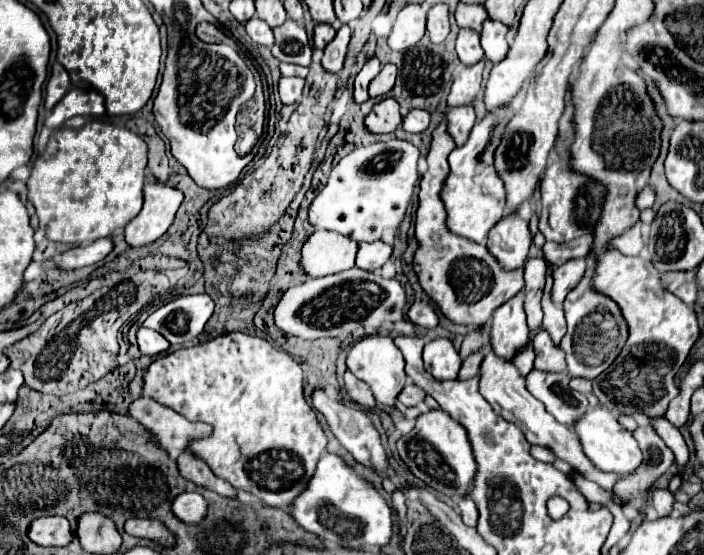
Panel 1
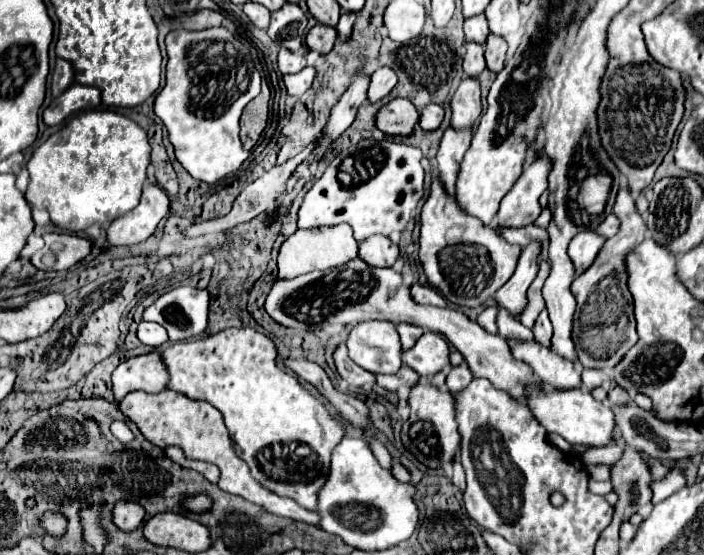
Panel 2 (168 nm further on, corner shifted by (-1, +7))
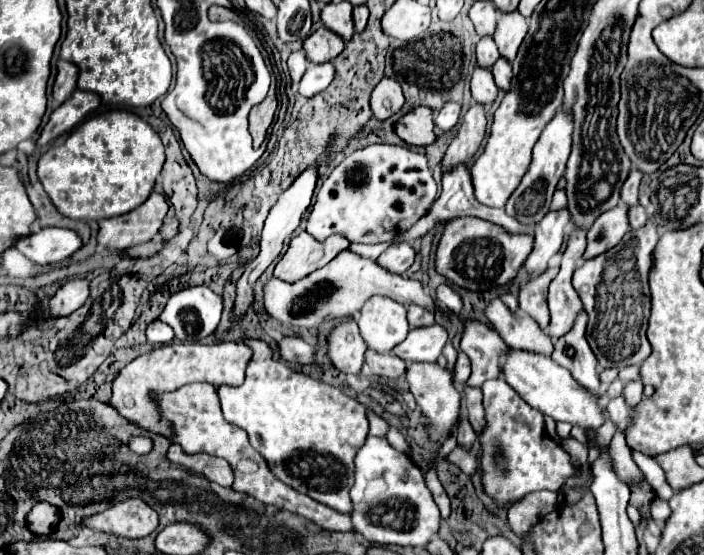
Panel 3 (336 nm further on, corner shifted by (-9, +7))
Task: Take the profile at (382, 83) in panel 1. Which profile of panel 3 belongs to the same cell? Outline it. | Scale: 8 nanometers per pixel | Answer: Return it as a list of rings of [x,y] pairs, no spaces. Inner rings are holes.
[[[383,77],[371,95],[371,111],[377,119],[389,119],[395,115],[403,105],[403,93],[395,79]]]

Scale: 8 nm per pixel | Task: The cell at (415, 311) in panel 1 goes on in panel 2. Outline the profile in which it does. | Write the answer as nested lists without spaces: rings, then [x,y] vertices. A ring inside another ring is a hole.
[[[413,285],[411,295],[417,303],[423,303],[423,305],[437,305],[437,307],[447,305],[445,297],[439,291],[435,291],[435,287],[431,287],[431,285]]]

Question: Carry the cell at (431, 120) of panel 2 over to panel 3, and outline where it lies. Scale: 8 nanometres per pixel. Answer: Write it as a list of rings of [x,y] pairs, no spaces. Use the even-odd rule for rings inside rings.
[[[445,103],[443,109],[435,115],[437,129],[439,131],[449,131],[451,127],[455,127],[455,123],[459,121],[459,111],[461,111],[459,103]]]

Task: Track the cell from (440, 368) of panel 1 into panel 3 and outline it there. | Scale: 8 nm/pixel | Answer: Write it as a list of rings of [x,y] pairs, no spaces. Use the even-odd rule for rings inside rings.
[[[441,325],[411,329],[407,339],[393,349],[397,357],[403,361],[423,361],[423,363],[437,363],[443,347],[447,343],[447,331]]]

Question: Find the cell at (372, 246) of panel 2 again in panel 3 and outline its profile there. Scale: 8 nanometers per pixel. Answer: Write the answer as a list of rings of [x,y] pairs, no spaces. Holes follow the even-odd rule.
[[[395,241],[395,243],[391,243],[391,247],[387,247],[379,255],[377,263],[391,273],[403,275],[413,265],[413,259],[415,259],[415,251],[411,249],[411,245],[403,243],[403,241],[399,241],[399,243]]]

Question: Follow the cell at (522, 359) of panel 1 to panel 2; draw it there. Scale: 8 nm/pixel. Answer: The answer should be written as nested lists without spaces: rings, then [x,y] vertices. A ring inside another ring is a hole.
[[[497,307],[497,327],[499,327],[499,335],[501,337],[521,337],[521,339],[531,339],[533,333],[531,329],[523,327],[507,309]]]

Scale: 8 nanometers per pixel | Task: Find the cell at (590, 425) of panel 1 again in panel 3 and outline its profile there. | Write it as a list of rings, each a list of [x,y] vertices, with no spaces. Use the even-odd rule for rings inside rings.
[[[511,349],[503,365],[503,377],[523,397],[525,403],[529,403],[533,409],[541,411],[543,415],[553,417],[555,421],[567,421],[585,431],[589,429],[597,431],[607,421],[601,399],[591,391],[587,391],[583,385],[579,385],[567,369],[559,367],[555,361],[551,361],[545,355],[531,355]]]

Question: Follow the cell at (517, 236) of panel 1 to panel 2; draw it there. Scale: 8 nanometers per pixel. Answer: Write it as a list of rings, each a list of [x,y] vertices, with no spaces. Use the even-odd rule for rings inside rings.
[[[541,151],[533,157],[531,163],[525,165],[521,177],[515,181],[515,185],[509,189],[509,193],[503,197],[497,223],[503,227],[523,227],[533,223],[539,213],[539,197],[547,189],[547,177],[551,173],[553,161]]]

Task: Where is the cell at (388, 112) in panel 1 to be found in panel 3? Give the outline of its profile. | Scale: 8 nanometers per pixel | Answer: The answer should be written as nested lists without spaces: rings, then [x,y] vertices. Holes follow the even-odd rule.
[[[415,107],[407,115],[403,115],[395,125],[395,133],[407,143],[407,145],[429,145],[435,141],[435,123],[433,113],[429,107]]]

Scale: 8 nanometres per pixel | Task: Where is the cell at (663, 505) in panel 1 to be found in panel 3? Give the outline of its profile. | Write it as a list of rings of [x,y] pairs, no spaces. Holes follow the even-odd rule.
[[[623,397],[611,399],[611,401],[607,401],[607,407],[605,407],[605,409],[607,409],[609,419],[615,421],[617,431],[625,435],[625,433],[627,433],[625,429],[631,425],[631,413],[629,413],[629,407],[627,407],[625,399],[623,399]]]

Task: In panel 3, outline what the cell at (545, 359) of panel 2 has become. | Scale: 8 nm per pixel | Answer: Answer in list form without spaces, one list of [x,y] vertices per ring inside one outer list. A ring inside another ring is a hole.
[[[501,299],[491,301],[485,313],[487,313],[487,319],[491,321],[493,329],[503,337],[503,341],[509,347],[551,357],[553,343],[551,343],[549,335],[543,333],[531,317],[523,315],[521,311],[511,315],[511,311],[507,311],[507,307],[501,303]]]

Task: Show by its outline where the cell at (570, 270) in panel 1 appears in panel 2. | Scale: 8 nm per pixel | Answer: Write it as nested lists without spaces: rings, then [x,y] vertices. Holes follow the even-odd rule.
[[[581,231],[579,235],[575,235],[575,239],[571,241],[571,247],[569,247],[569,257],[575,265],[575,275],[583,273],[595,261],[595,257],[601,251],[605,241],[607,239],[595,231]]]

